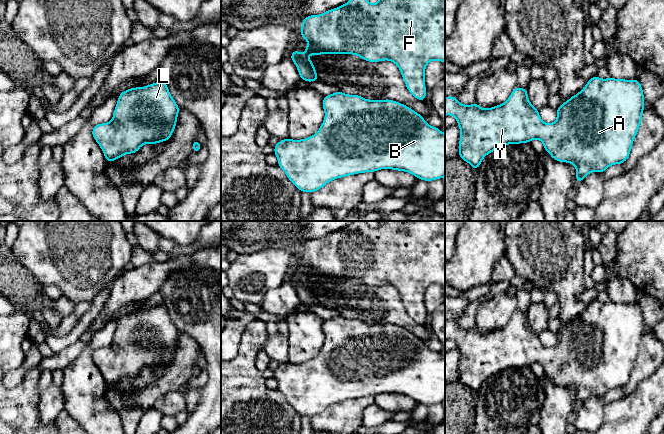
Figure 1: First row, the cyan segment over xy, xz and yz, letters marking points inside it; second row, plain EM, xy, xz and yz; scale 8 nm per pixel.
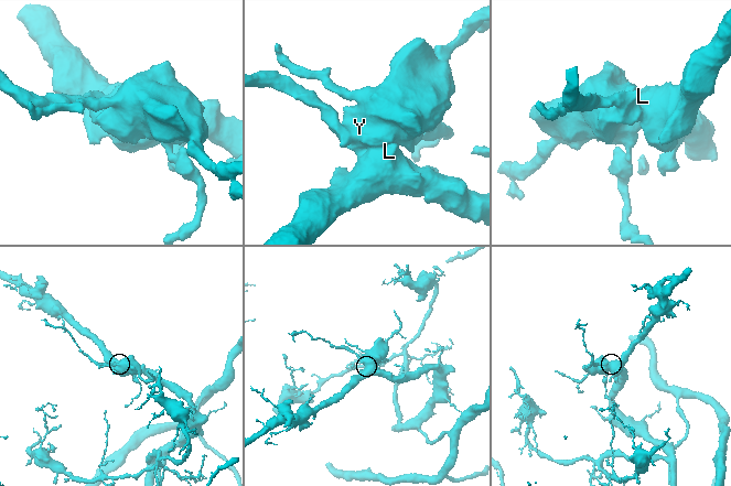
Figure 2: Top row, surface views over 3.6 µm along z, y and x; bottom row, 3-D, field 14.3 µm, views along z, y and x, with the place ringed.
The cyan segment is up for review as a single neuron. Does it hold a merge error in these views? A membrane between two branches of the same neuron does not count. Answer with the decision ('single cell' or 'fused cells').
single cell

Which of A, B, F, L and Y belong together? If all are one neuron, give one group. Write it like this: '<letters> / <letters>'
A B F L Y

